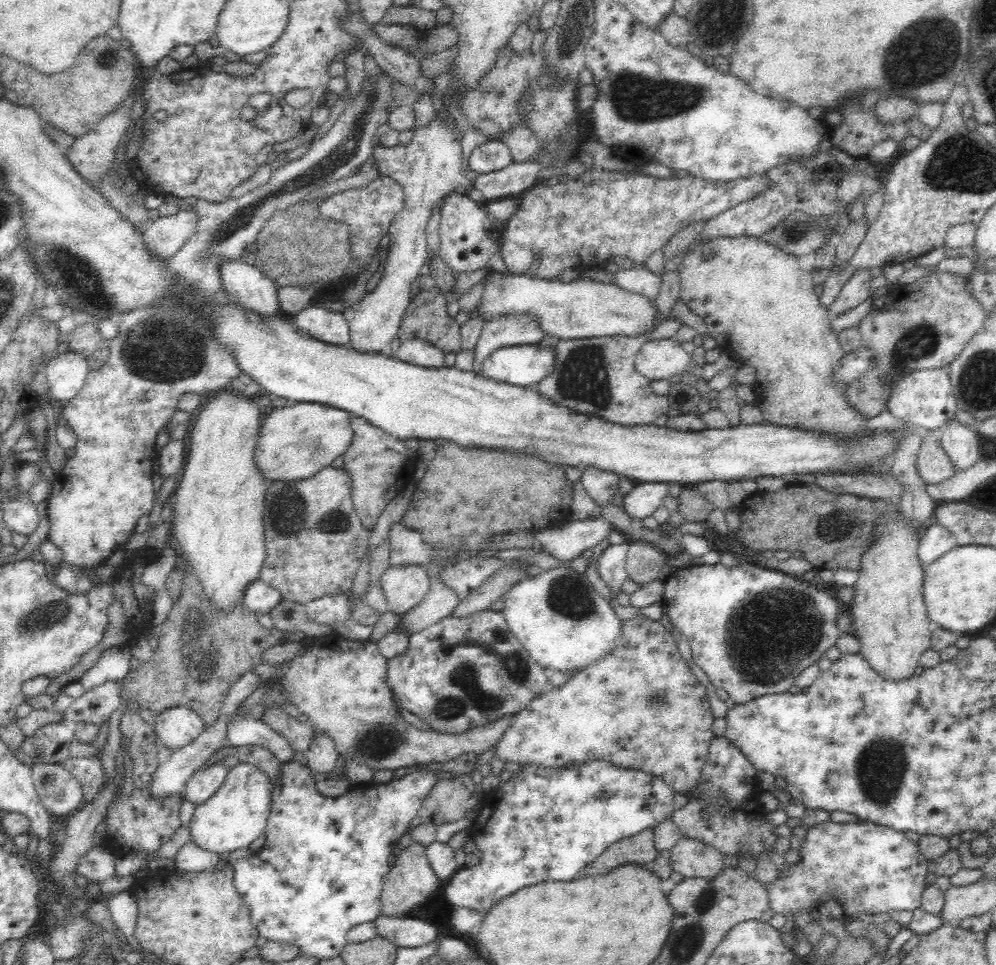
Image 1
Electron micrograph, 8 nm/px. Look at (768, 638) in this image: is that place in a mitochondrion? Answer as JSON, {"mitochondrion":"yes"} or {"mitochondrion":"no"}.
{"mitochondrion":"yes"}

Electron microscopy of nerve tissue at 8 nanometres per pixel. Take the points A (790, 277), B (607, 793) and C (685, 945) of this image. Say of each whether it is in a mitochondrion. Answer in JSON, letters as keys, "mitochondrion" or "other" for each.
{"A":"other","B":"mitochondrion","C":"mitochondrion"}

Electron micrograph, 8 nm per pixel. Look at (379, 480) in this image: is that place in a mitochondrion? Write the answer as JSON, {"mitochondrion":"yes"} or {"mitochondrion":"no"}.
{"mitochondrion":"no"}

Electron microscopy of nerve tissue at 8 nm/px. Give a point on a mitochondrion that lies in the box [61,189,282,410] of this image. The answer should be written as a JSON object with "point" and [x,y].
{"point":[156,353]}

